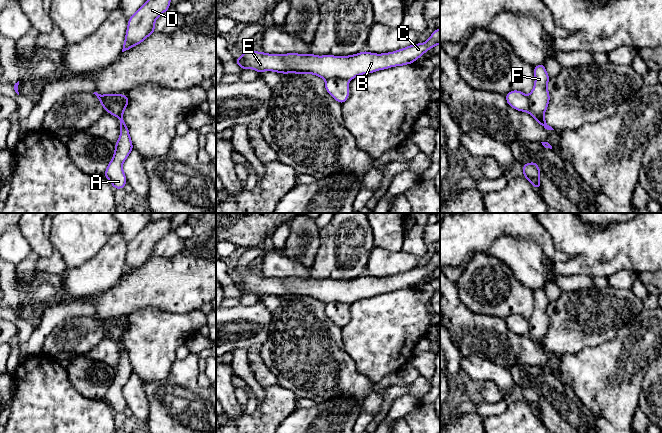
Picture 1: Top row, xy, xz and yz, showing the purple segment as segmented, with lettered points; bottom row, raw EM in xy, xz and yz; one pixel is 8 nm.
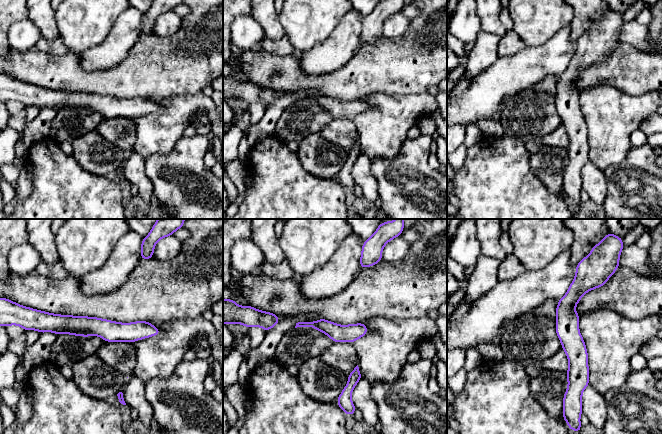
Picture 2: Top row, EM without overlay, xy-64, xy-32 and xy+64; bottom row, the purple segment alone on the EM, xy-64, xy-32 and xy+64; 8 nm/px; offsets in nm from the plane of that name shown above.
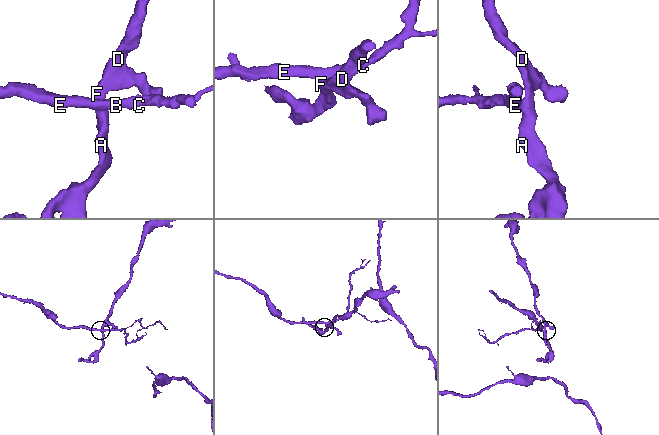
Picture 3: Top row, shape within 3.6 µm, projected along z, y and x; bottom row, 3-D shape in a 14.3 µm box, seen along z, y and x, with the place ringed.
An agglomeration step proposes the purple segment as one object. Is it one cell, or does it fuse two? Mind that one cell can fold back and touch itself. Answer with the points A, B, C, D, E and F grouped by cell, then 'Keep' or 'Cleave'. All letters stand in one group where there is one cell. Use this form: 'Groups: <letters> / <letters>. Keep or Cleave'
Groups: A D F / B C E. Cleave

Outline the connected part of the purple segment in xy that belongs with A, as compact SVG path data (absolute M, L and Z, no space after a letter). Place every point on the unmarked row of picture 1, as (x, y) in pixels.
M106 318L104 319L108 329L108 337L120 343L120 360L115 367L115 376L112 384L108 388L104 400L113 409L114 413L123 413L127 407L126 400L123 396L123 386L133 374L133 368L129 359L128 351L123 343L124 331L119 324L122 318Z

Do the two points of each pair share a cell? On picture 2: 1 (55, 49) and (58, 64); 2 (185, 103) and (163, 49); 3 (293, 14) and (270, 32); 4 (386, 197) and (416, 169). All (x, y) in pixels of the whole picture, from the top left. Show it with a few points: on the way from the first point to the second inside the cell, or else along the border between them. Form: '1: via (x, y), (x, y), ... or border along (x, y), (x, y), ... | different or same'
1: border along (34, 48), (54, 55), (64, 55), (68, 52) | different
2: border along (201, 91), (195, 94), (159, 97) | different
3: border along (277, 14), (278, 21), (285, 34) | different
4: via (393, 192), (409, 176) | same

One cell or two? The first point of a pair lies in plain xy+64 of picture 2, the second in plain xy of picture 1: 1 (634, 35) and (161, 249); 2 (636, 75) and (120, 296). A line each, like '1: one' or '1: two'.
1: one
2: one

